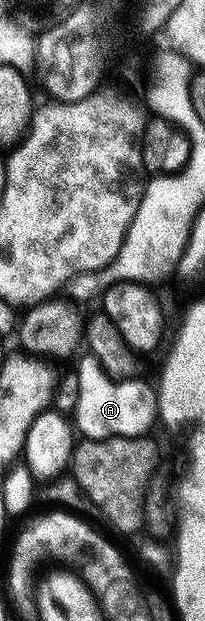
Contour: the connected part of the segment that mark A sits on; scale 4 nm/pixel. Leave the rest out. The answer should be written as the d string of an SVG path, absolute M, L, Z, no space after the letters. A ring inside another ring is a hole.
M84 354L80 365L75 365L74 371L78 378L74 424L81 437L89 440L109 440L111 436L142 436L149 431L148 427L152 423L157 423L158 409L151 383L143 384L140 378L113 380L90 354Z

